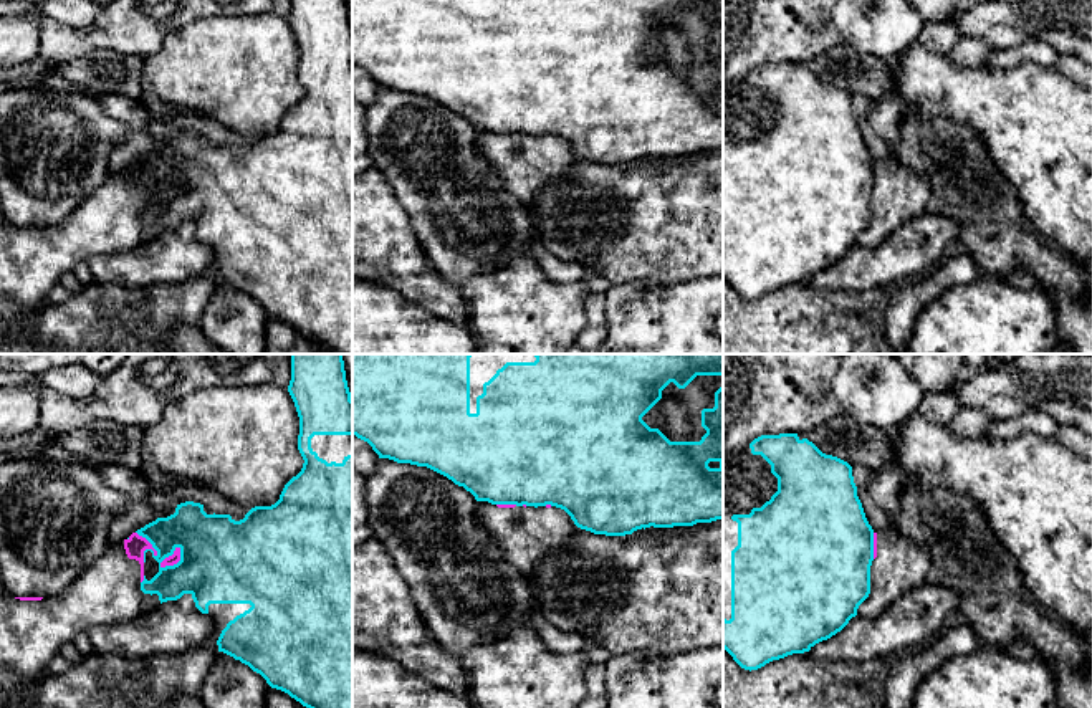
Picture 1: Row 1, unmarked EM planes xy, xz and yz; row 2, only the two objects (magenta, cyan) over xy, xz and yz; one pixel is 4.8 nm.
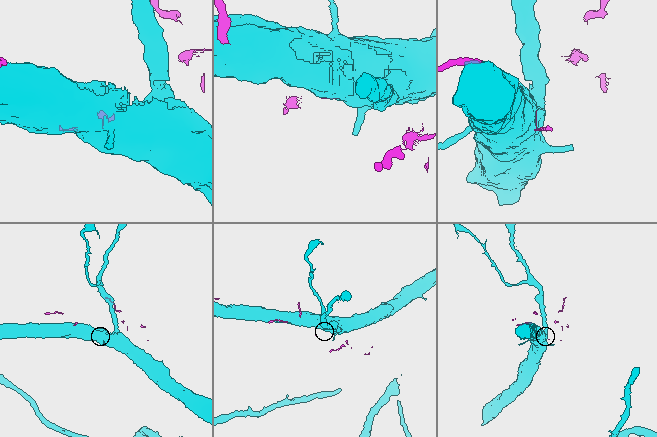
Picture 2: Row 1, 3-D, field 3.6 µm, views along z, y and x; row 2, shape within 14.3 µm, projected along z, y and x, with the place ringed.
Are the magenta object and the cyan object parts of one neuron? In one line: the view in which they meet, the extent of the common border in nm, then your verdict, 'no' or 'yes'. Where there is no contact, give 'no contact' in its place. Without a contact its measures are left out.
meets magenta in xy; contact 140 nm long; no

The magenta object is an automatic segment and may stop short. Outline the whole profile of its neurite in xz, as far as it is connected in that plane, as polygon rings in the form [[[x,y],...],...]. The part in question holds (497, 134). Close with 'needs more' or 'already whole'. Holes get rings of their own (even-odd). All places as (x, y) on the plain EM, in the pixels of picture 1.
[[[477,131],[477,146],[506,189],[521,202],[539,194],[551,180],[564,180],[577,155],[556,136],[516,136]]]; needs more

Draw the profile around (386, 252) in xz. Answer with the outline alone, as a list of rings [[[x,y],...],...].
[[[372,167],[352,179],[352,281],[394,289],[443,321],[468,326],[460,288],[430,266],[390,184]]]

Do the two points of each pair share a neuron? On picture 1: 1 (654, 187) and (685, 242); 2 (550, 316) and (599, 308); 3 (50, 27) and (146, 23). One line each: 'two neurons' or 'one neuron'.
1: one neuron
2: two neurons
3: one neuron

